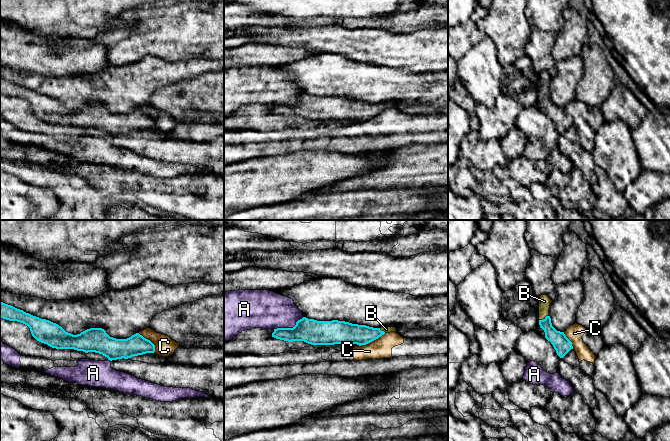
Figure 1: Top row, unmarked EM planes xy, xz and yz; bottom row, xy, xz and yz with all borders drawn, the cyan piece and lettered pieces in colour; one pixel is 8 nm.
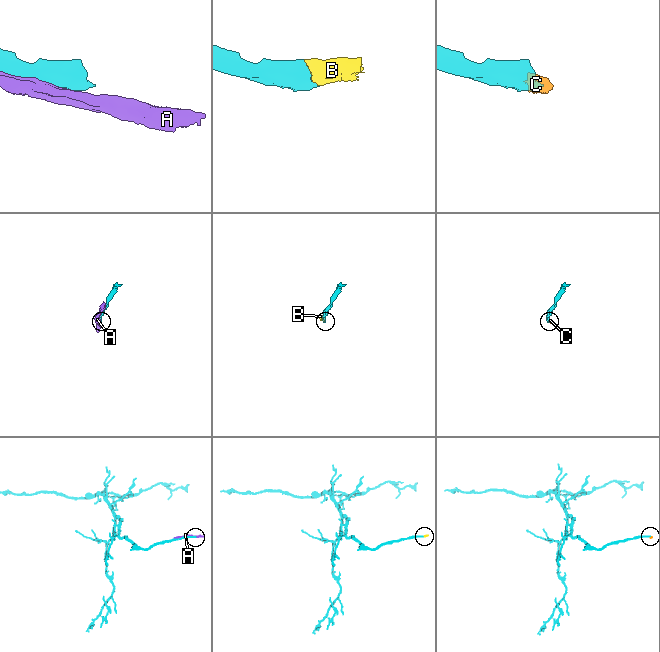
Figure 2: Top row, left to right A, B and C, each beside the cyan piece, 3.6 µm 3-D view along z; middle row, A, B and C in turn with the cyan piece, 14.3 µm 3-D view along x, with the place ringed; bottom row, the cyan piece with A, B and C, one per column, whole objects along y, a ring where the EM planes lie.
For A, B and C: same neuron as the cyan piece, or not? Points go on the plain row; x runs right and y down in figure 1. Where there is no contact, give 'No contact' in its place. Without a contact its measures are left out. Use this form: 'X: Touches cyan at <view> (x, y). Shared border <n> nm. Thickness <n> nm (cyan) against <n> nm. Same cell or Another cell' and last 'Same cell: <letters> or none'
A: Touches cyan at xz (289, 104). Shared border 260 nm. Thickness 200 nm (cyan) against 300 nm. Another cell
B: Touches cyan at yz (543, 95). Shared border 90 nm. Thickness 140 nm (cyan) against 100 nm. Same cell
C: Touches cyan at xz (372, 116). Shared border 240 nm. Thickness 180 nm (cyan) against 160 nm. Another cell
Same cell: B

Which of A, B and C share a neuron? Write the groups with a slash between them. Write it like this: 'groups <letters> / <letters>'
groups A / B / C

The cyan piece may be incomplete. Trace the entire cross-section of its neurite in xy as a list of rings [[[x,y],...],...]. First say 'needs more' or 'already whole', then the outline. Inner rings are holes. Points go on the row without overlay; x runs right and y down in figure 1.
already whole; [[[1,77],[0,93],[27,101],[37,117],[56,125],[95,128],[110,137],[155,128],[155,121],[139,109],[127,115],[116,115],[110,113],[102,104],[90,104],[73,111],[56,99],[33,92]]]

